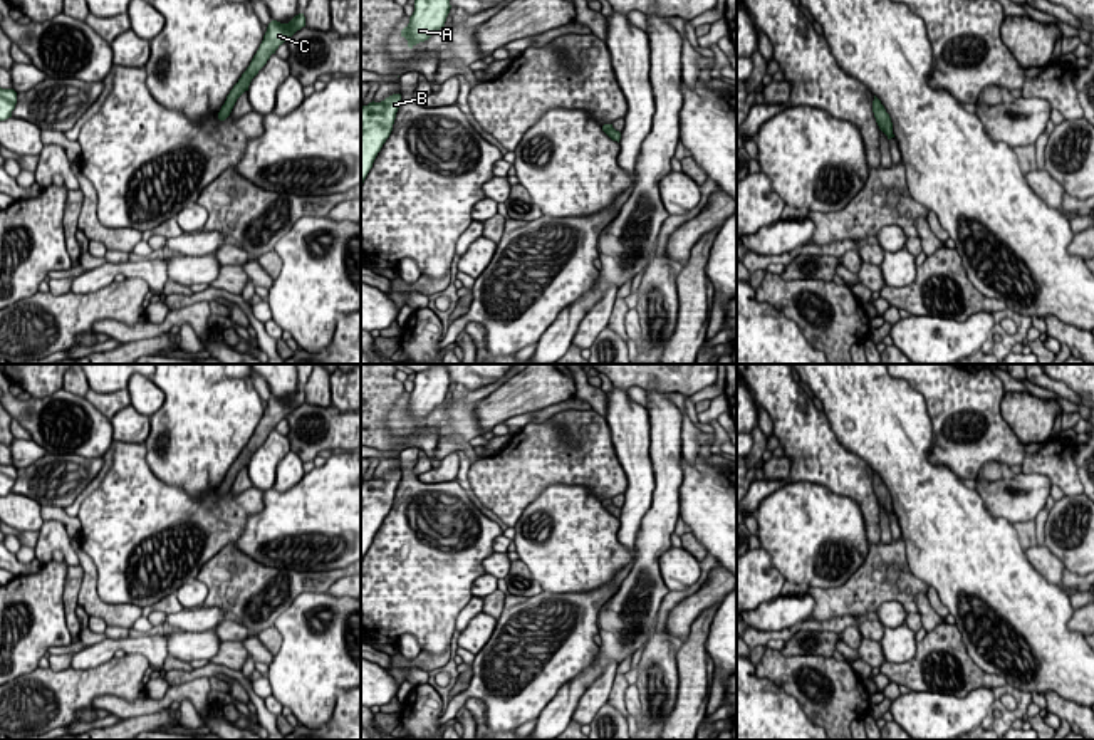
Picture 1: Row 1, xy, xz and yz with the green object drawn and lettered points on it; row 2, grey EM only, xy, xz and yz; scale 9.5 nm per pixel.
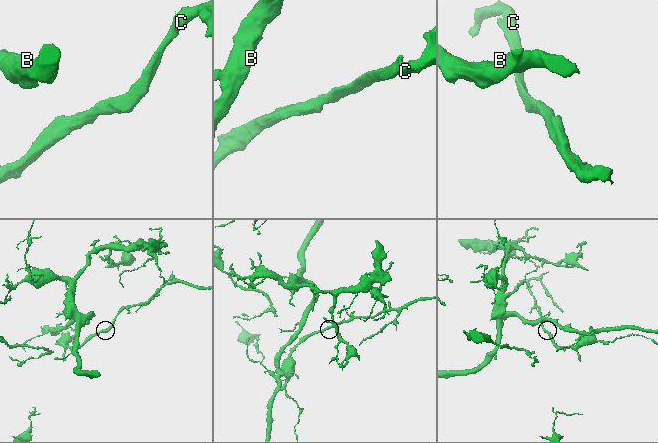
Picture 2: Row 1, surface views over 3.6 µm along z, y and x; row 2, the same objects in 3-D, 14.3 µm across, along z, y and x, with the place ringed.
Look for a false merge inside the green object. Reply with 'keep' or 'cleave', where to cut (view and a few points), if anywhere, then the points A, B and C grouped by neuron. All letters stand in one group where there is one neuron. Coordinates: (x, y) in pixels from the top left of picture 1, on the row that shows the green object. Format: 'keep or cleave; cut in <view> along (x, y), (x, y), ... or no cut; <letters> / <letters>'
cleave; cut in xy along (227, 98), (234, 104); A B / C

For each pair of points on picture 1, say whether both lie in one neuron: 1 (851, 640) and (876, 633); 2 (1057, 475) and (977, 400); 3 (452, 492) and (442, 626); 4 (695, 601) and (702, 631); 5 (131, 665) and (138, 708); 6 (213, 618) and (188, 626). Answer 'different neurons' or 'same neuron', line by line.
1: same neuron
2: same neuron
3: same neuron
4: different neurons
5: different neurons
6: same neuron

